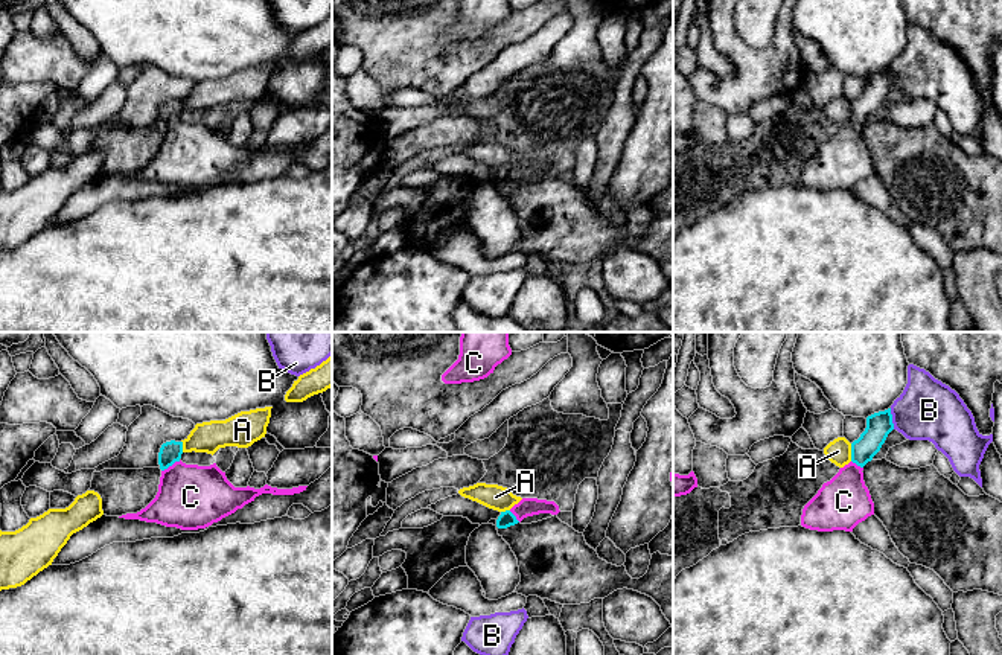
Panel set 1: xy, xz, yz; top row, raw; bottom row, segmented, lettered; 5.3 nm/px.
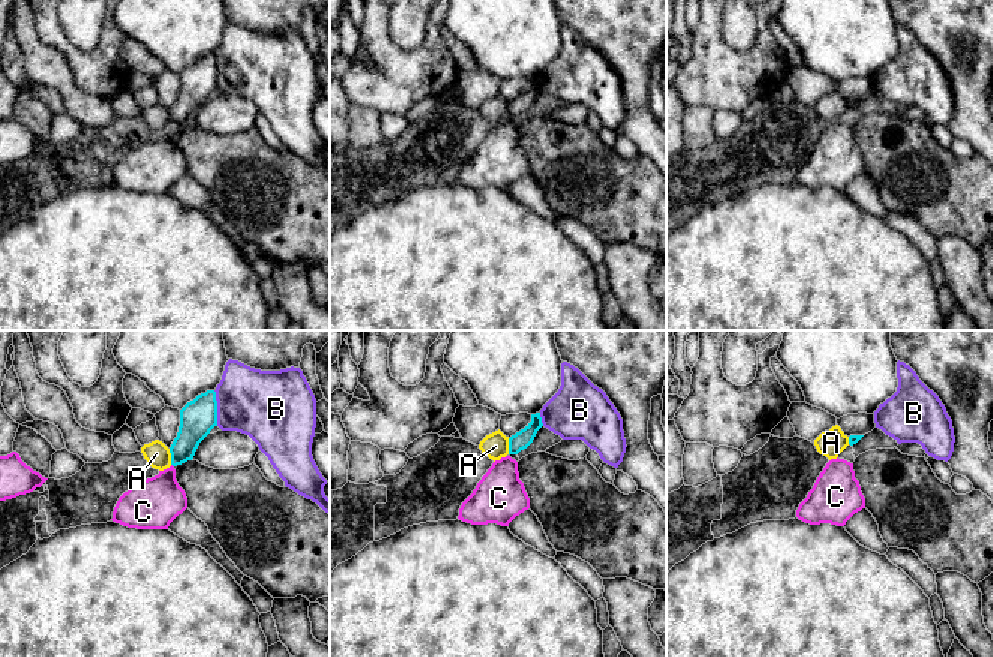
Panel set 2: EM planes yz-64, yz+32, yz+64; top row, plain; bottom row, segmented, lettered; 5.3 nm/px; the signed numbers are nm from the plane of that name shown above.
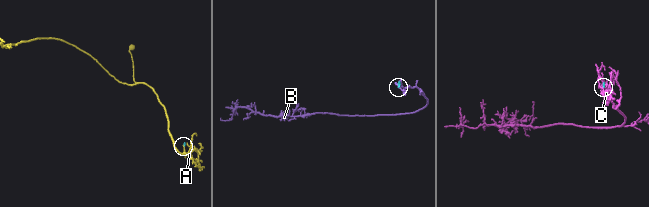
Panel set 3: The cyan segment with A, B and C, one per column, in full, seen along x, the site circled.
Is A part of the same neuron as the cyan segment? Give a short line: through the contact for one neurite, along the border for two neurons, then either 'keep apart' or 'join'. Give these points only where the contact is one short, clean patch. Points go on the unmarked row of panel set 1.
yz (850, 102), (852, 119) | keep apart

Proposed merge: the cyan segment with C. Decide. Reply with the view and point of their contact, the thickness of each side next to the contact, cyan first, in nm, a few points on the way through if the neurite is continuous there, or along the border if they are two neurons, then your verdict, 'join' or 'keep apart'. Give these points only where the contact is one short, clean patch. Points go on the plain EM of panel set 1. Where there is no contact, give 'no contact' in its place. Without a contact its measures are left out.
meets cyan in xy at (171, 124); 110 nm thick on the cyan side, 340 nm on the other; runs through xy (171, 110), (171, 124), (180, 143), (191, 156); join

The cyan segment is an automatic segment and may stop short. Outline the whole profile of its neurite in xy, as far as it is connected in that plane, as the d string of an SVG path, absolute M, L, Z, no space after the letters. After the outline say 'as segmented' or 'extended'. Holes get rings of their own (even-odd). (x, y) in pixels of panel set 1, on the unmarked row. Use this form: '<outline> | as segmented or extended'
M166 101L158 111L161 128L155 157L140 171L119 177L157 181L181 189L198 189L221 180L242 168L262 152L294 154L308 145L277 148L235 146L216 122L210 125L186 123L181 117L183 101Z | extended

